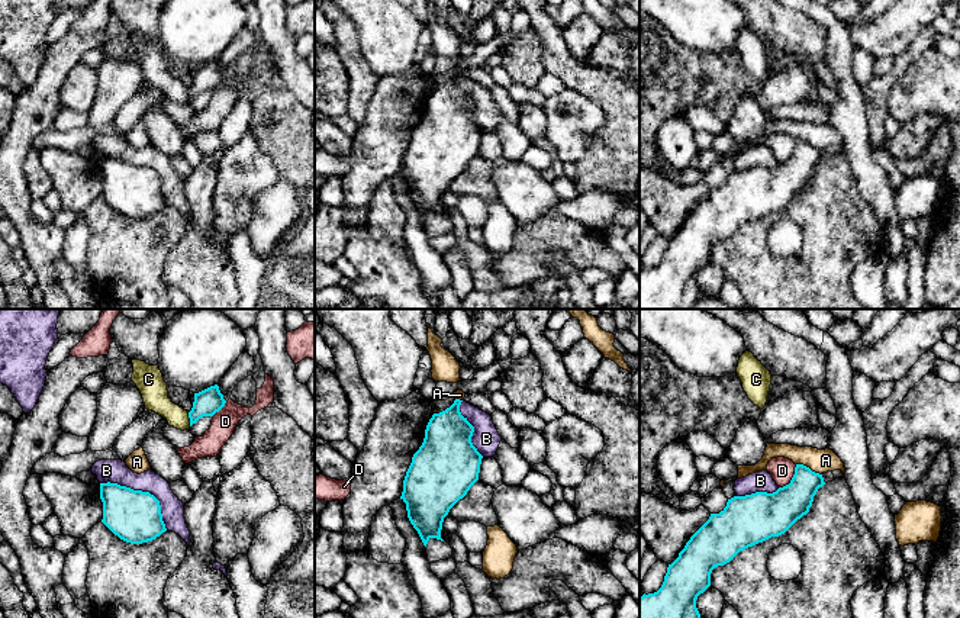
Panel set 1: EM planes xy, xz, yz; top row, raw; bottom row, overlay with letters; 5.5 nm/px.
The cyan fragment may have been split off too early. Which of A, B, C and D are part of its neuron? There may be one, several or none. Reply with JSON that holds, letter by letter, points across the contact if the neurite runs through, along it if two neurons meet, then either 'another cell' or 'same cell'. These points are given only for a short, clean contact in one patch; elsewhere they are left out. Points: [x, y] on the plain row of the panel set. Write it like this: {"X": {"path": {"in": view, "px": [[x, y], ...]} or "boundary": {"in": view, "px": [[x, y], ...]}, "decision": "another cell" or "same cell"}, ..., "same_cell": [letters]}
{"A": {"boundary": {"in": "yz", "px": [[796, 138], [802, 138], [821, 150]]}, "decision": "another cell"}, "B": {"decision": "another cell"}, "C": {"boundary": {"in": "xy", "px": [[187, 87], [190, 100]]}, "decision": "another cell"}, "D": {"decision": "another cell"}, "same_cell": []}

